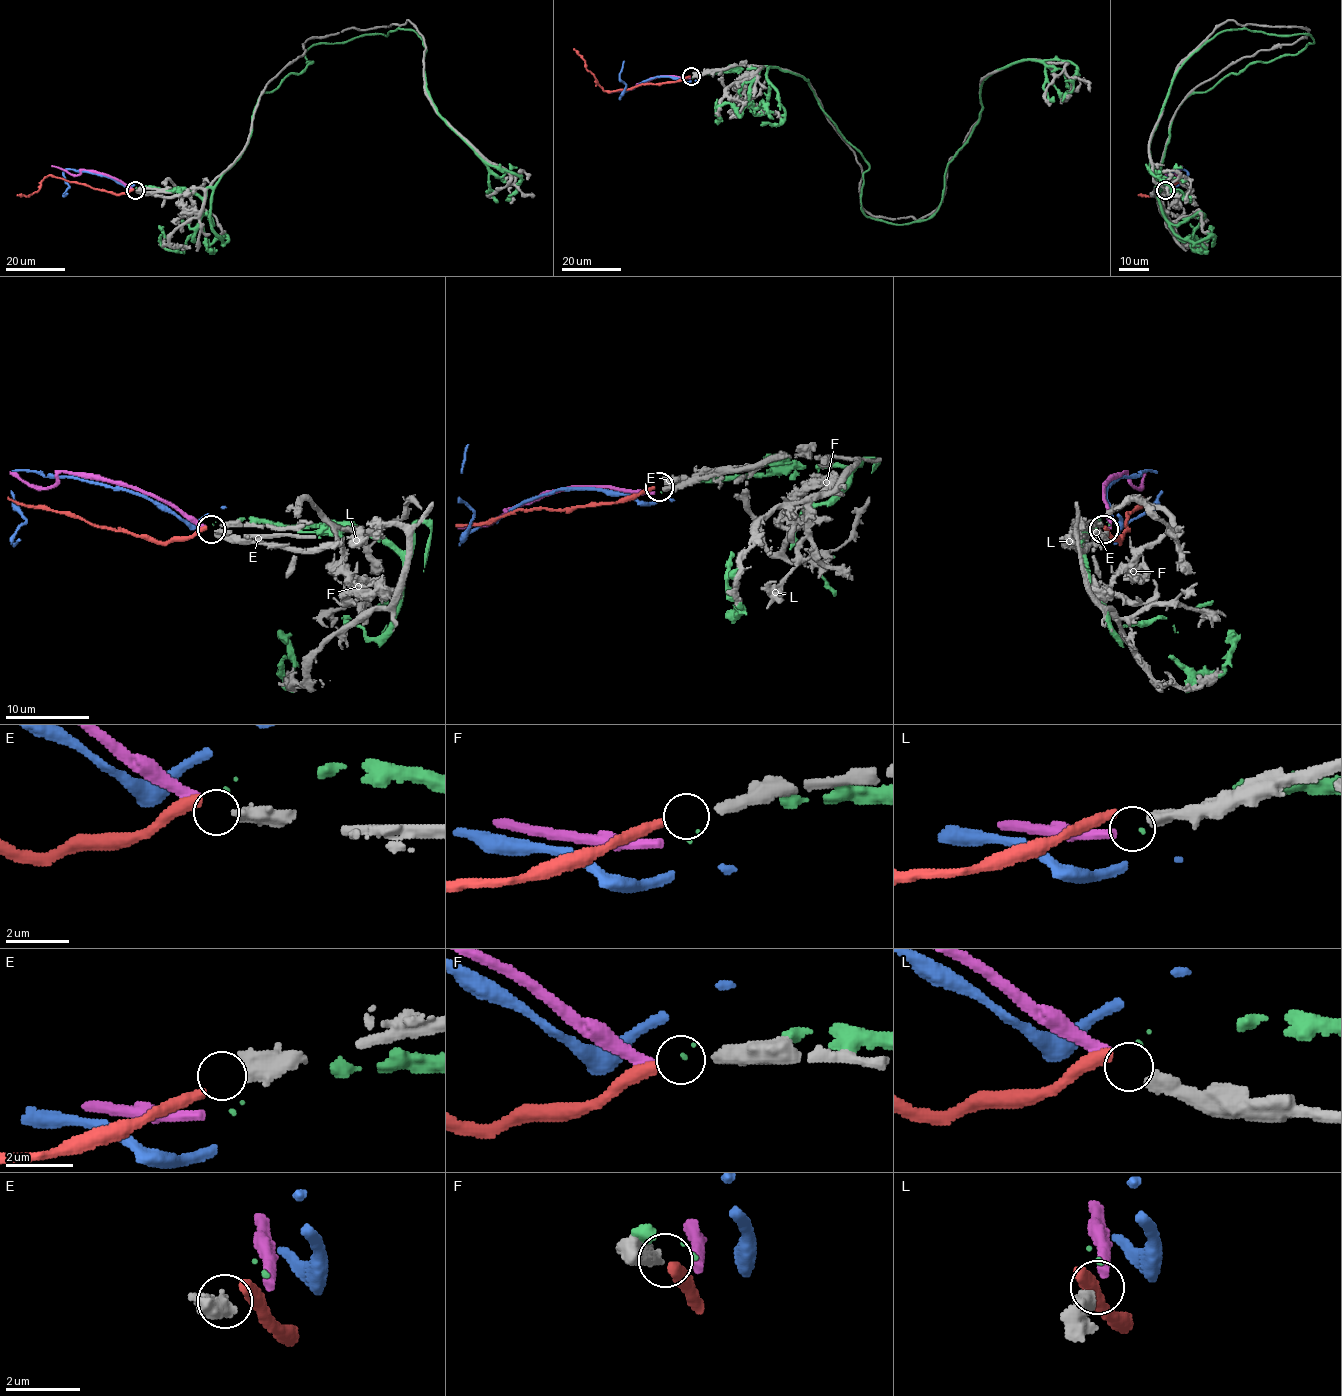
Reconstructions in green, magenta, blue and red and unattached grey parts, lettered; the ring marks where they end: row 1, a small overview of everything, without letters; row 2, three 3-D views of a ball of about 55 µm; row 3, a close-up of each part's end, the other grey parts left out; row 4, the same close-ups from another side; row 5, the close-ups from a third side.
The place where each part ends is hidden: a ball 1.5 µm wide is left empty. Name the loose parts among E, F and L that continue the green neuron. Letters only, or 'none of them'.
none of them

